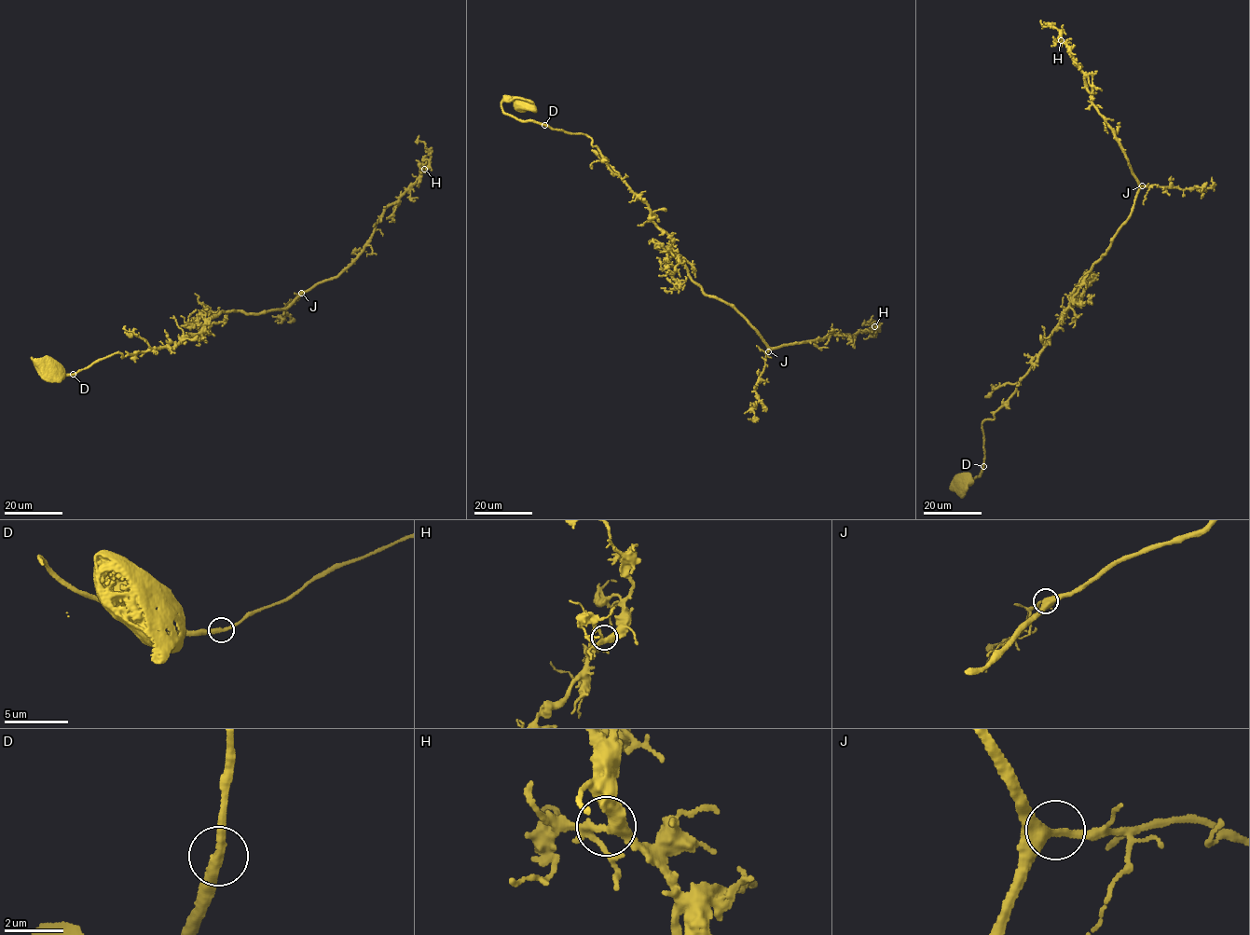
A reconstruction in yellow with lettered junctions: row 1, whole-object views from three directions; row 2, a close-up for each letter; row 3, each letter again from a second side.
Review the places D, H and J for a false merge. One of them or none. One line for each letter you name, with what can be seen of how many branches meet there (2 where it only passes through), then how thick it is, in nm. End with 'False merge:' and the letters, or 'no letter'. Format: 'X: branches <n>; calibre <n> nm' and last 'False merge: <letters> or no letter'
D: branches 2; calibre 320 nm
False merge: D

